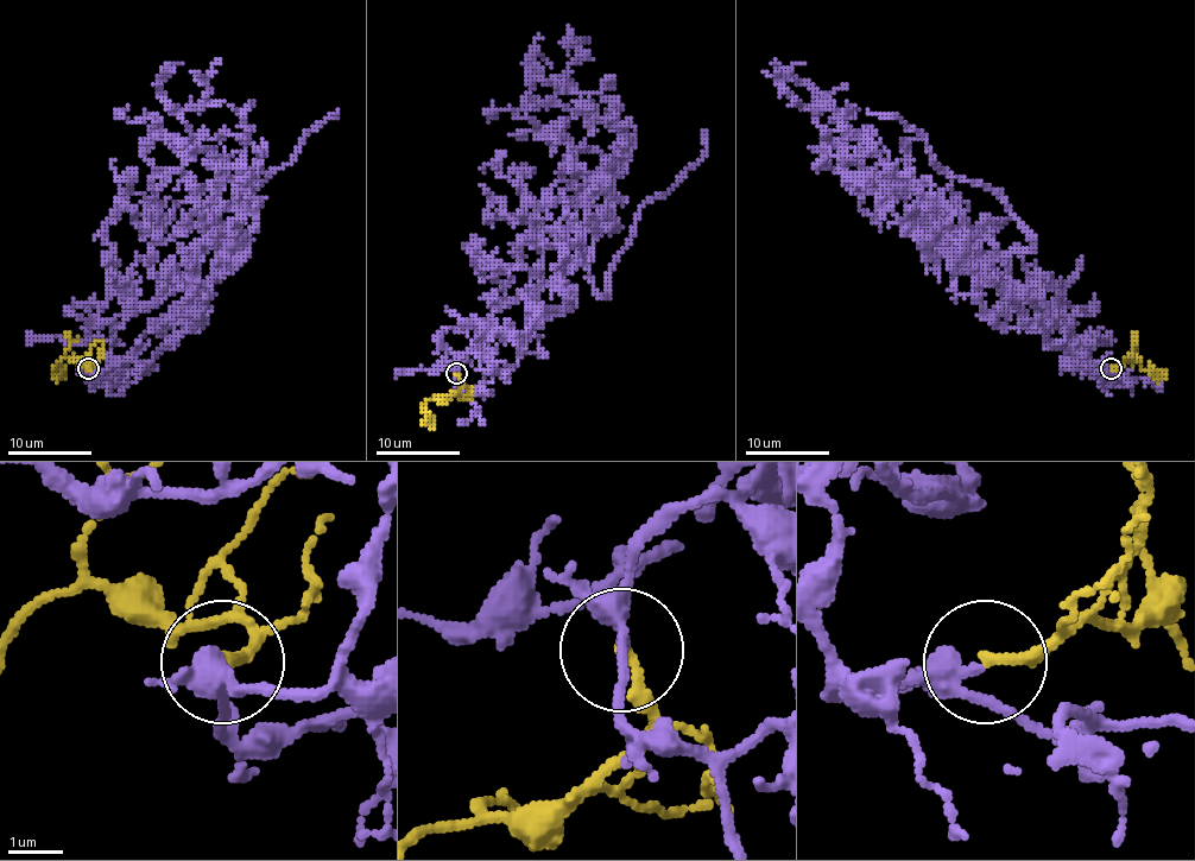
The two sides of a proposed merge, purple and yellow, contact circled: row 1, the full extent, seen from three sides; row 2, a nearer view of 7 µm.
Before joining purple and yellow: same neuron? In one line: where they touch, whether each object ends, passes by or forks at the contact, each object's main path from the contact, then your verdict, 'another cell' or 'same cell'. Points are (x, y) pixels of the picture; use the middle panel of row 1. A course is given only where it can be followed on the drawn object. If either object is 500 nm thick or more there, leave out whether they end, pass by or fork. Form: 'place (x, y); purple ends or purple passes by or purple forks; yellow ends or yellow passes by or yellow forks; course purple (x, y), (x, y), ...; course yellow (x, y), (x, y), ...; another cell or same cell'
place (456, 373); purple forks; yellow ends; course purple (456, 373), (484, 335), (523, 337), (575, 302), (563, 272), (613, 214), (630, 140), (550, 81), (586, 44); course yellow (456, 373), (460, 386), (456, 390), (422, 404), (432, 430); same cell

